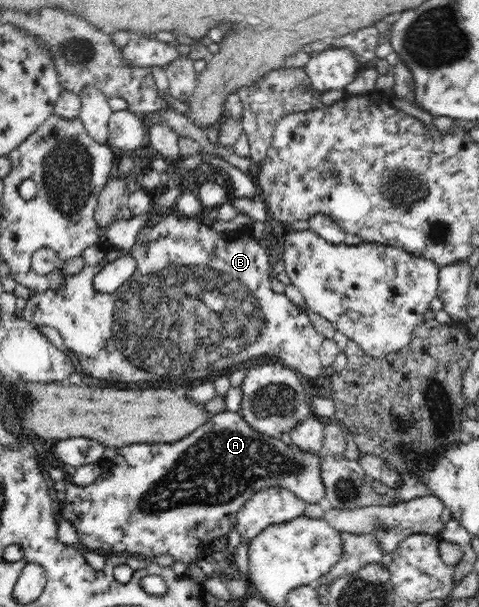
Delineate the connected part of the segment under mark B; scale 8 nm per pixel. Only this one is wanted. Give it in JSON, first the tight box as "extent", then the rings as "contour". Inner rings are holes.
{"extent":[23,211,325,385],"contour":[[[174,211],[163,212],[160,220],[152,225],[145,226],[140,229],[135,238],[135,243],[130,249],[132,257],[136,260],[136,271],[130,276],[116,291],[112,293],[100,293],[93,284],[94,276],[111,261],[122,257],[122,250],[108,249],[104,259],[94,266],[85,266],[79,273],[69,274],[65,279],[65,286],[62,290],[49,289],[44,293],[32,295],[27,301],[26,307],[23,309],[23,317],[26,321],[35,325],[48,325],[55,327],[60,332],[64,339],[66,347],[76,360],[78,369],[84,374],[93,377],[94,379],[118,380],[126,383],[138,382],[156,382],[171,383],[176,385],[196,385],[202,381],[208,380],[213,373],[219,373],[222,369],[230,369],[235,365],[240,365],[258,359],[259,357],[278,357],[281,365],[284,365],[298,372],[301,376],[309,379],[318,378],[323,375],[325,367],[322,366],[322,361],[318,356],[320,345],[322,345],[322,336],[312,326],[306,312],[302,312],[296,305],[281,294],[276,294],[270,287],[270,282],[273,275],[273,266],[270,265],[270,257],[266,250],[265,241],[257,241],[253,237],[242,237],[242,239],[234,239],[234,241],[224,241],[222,234],[216,233],[207,225],[193,220],[190,216],[180,216]]]}

